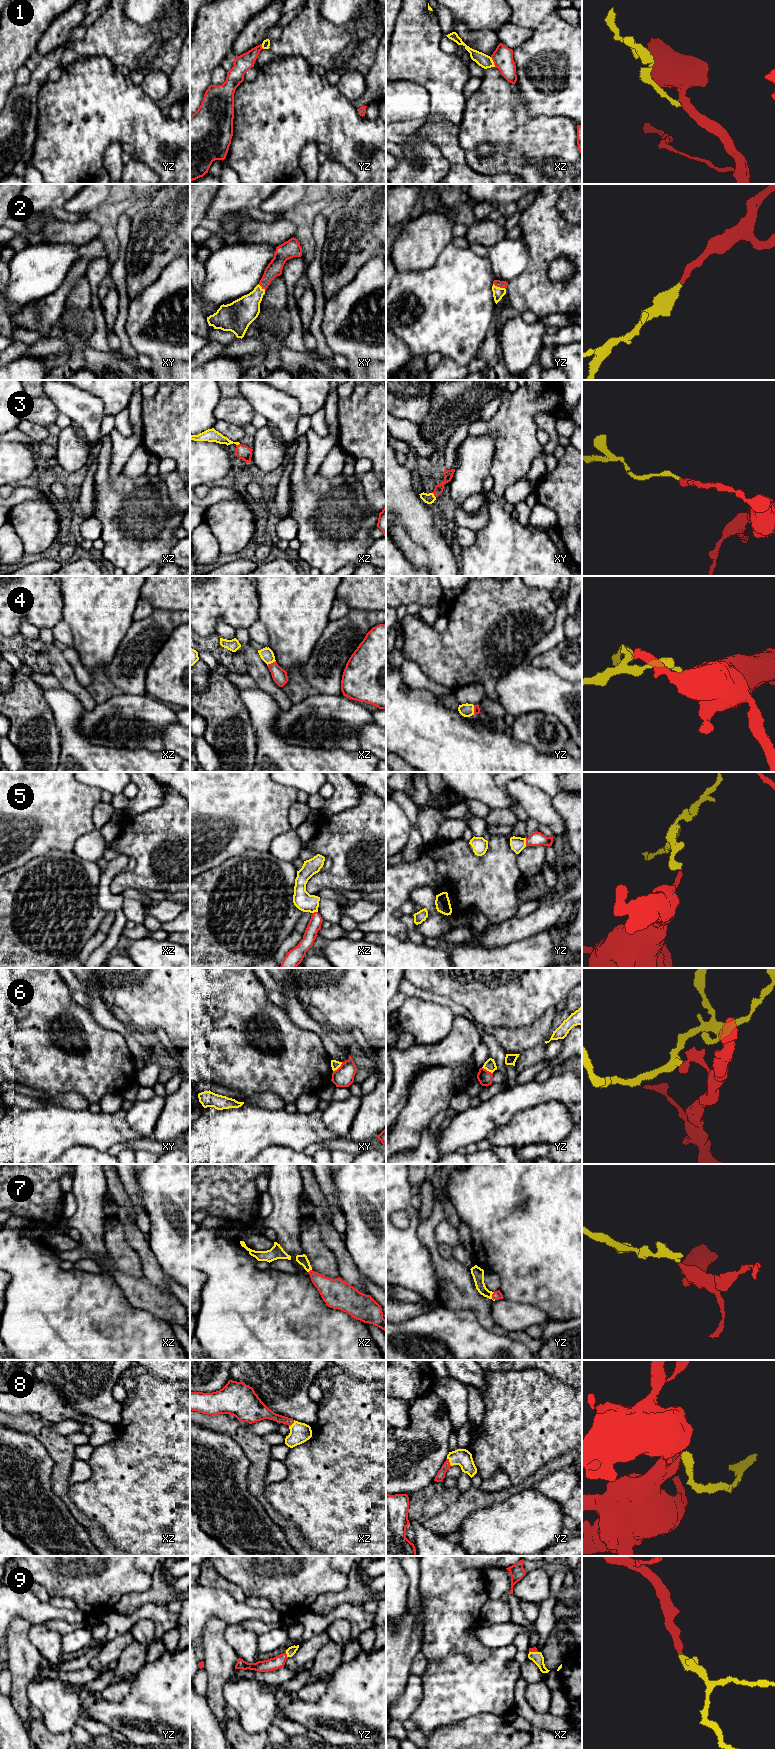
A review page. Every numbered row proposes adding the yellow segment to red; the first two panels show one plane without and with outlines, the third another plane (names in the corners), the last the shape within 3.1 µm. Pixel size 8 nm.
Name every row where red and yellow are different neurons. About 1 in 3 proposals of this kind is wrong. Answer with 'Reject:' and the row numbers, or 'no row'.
Reject: 1, 6

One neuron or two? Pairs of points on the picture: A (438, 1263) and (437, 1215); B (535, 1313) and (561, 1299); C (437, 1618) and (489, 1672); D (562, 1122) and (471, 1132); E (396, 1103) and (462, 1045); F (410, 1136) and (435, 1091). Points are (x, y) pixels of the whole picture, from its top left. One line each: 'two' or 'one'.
A: one
B: two
C: two
D: two
E: one
F: one

